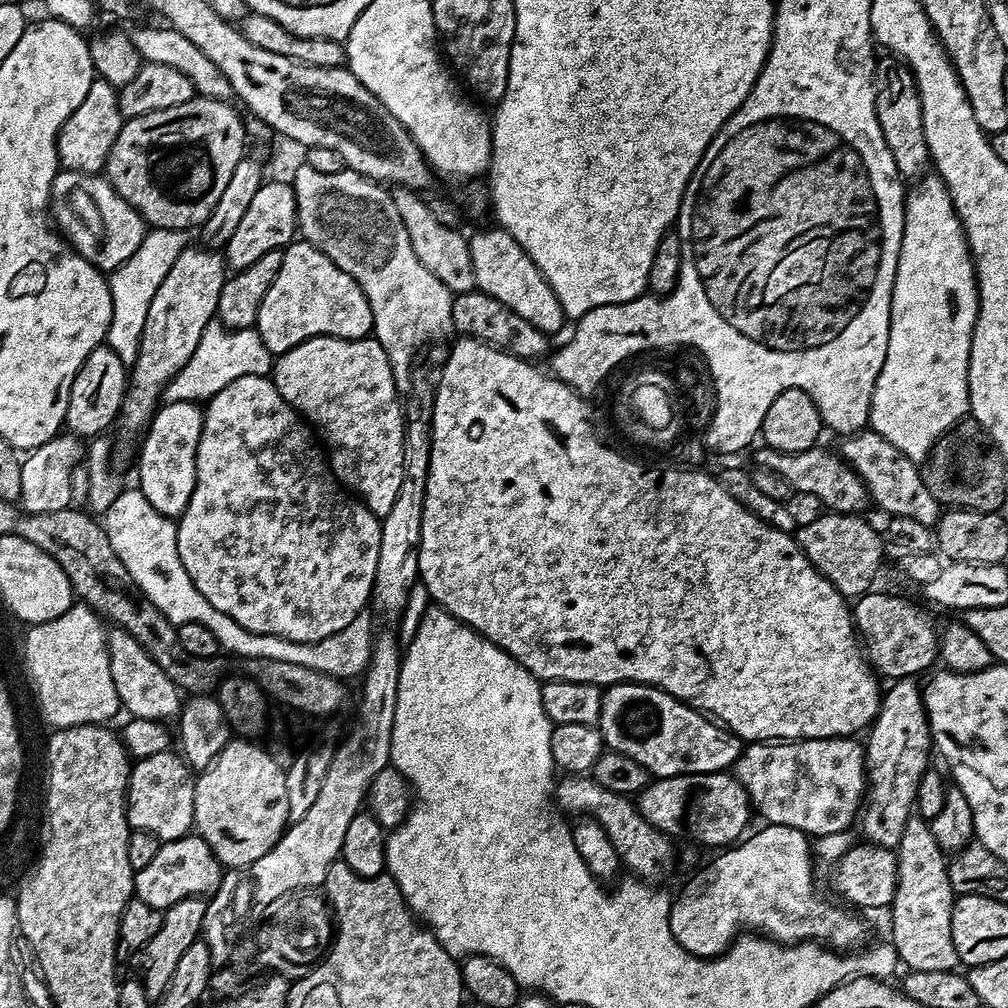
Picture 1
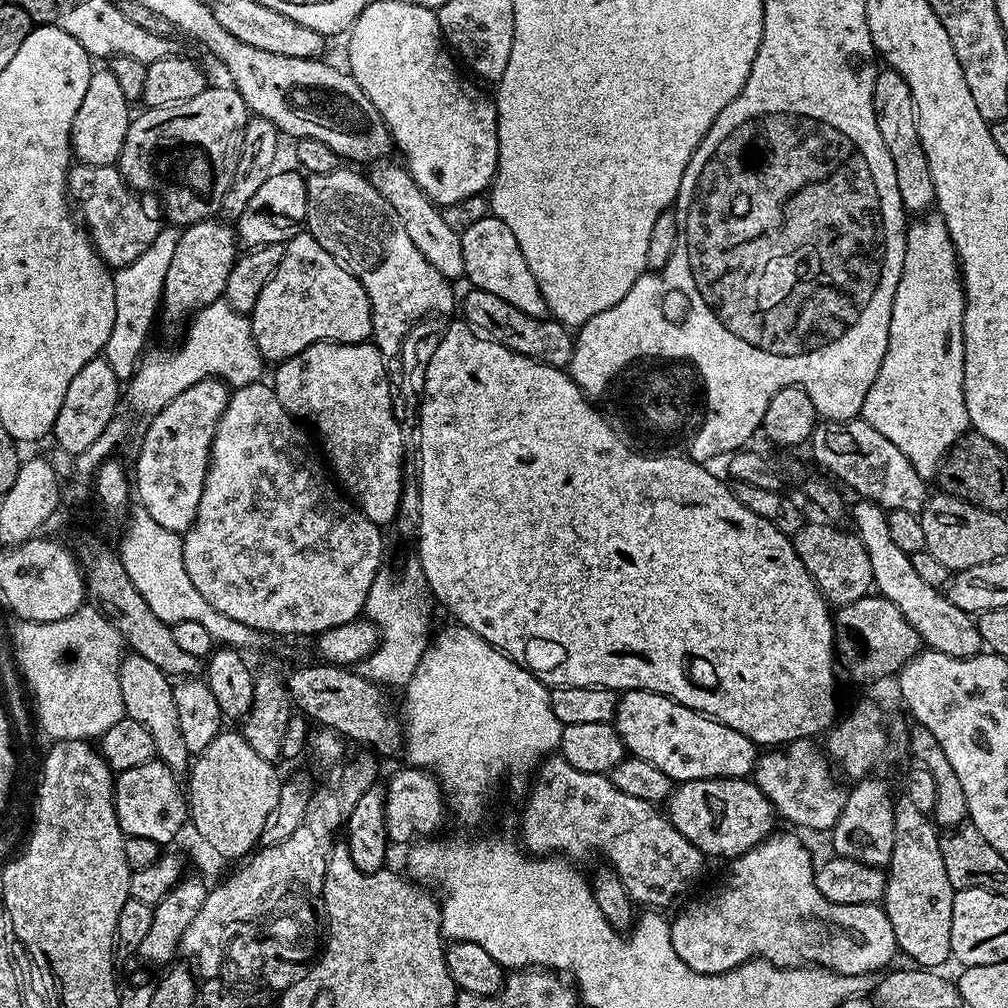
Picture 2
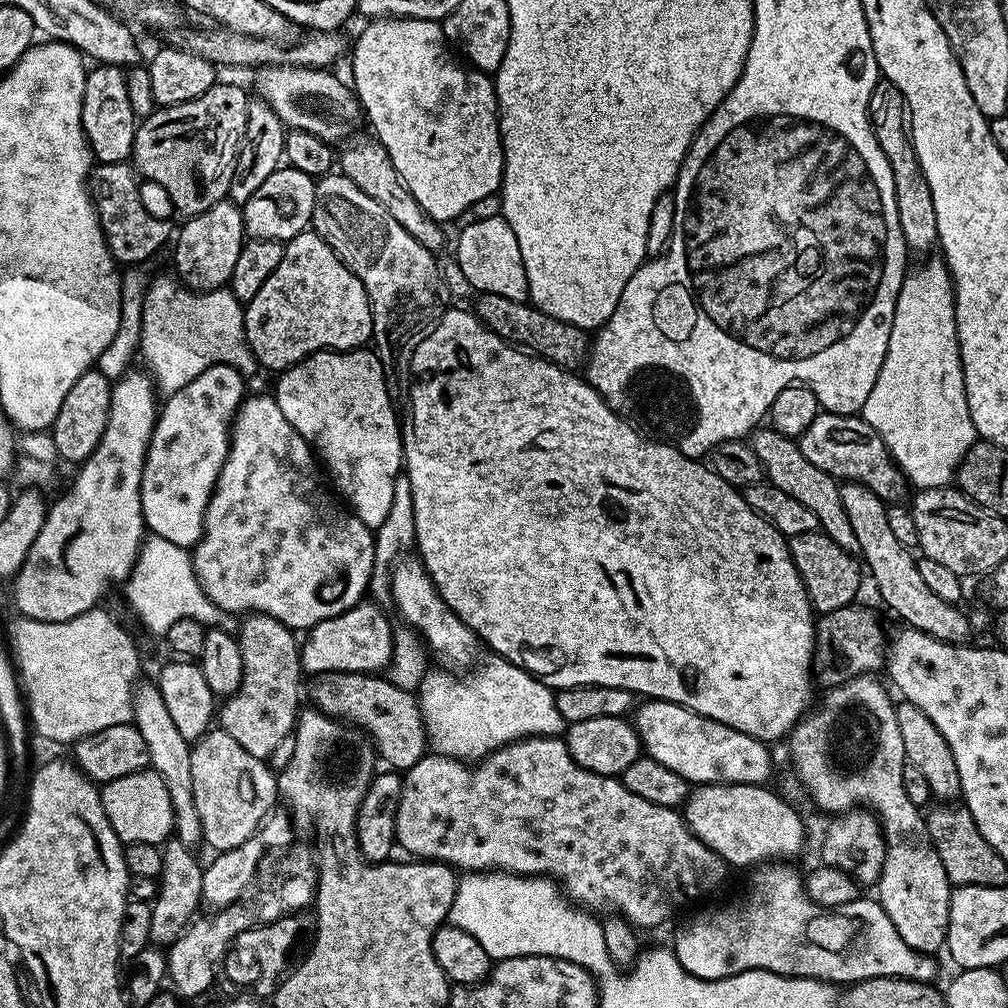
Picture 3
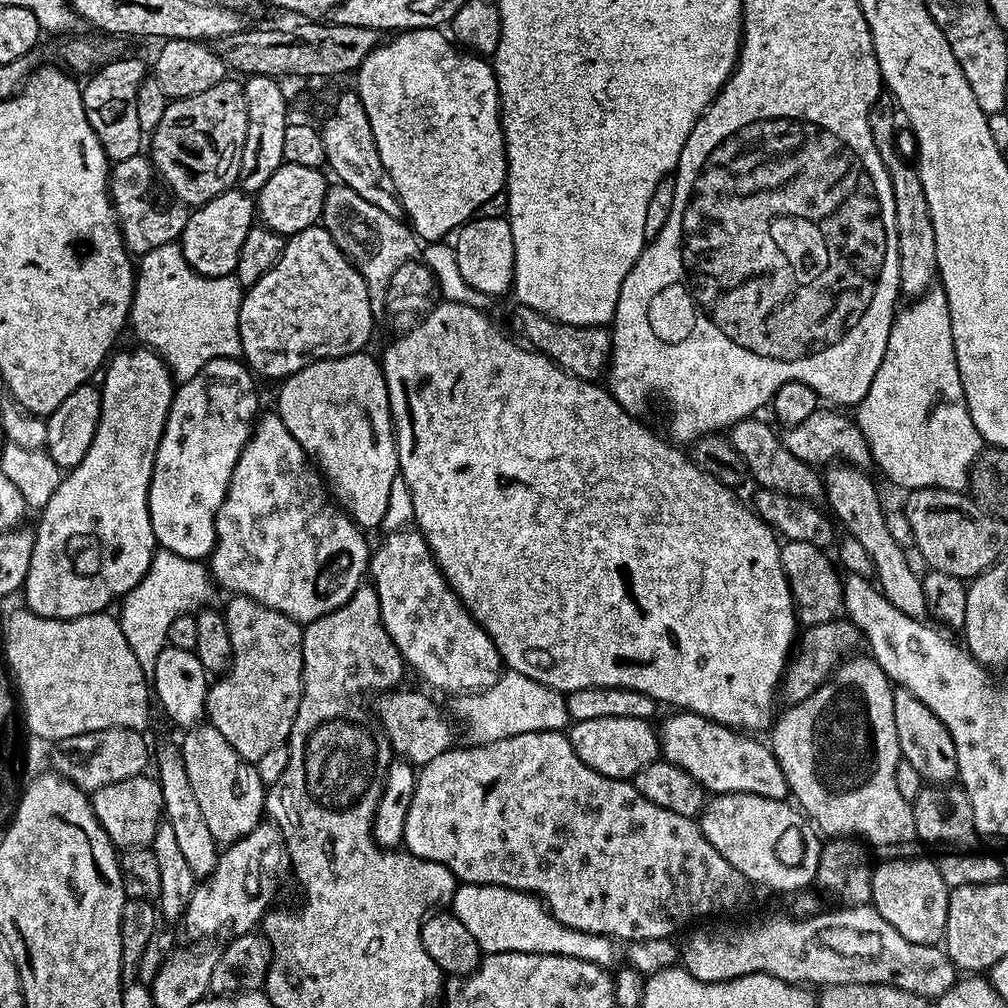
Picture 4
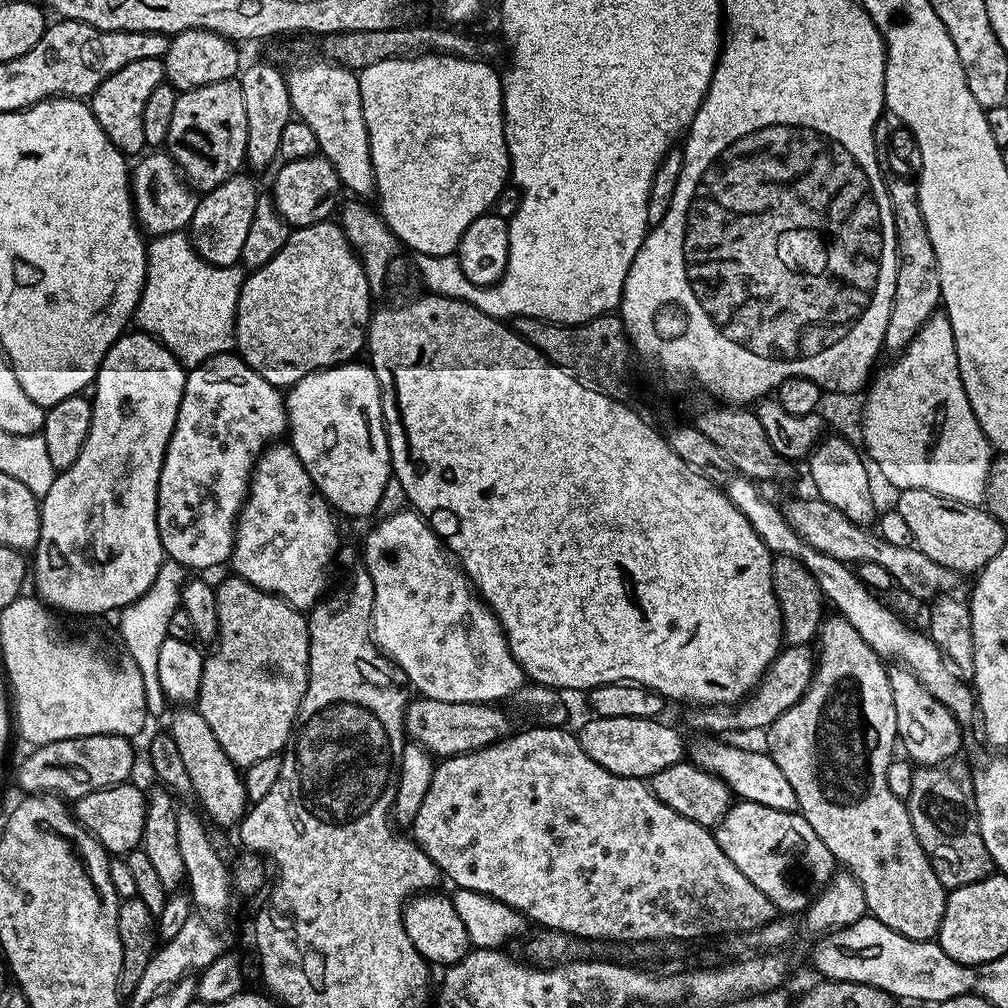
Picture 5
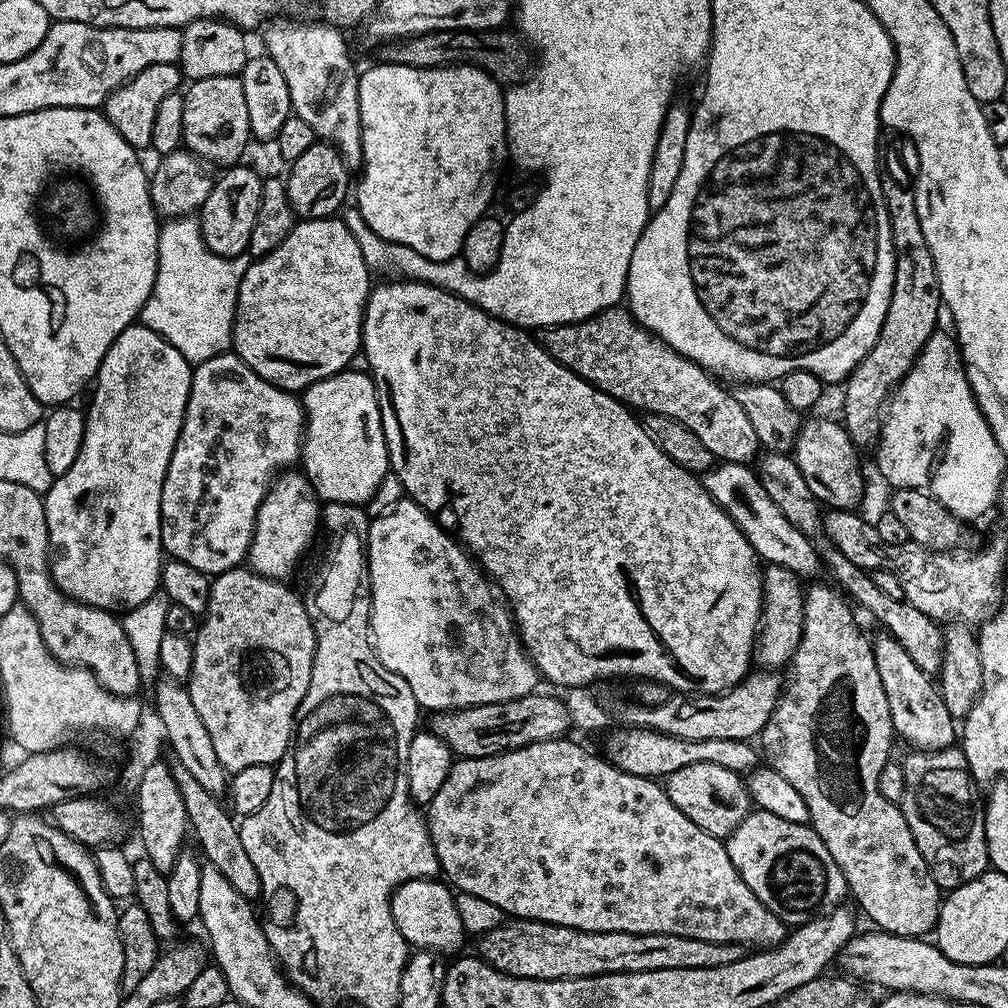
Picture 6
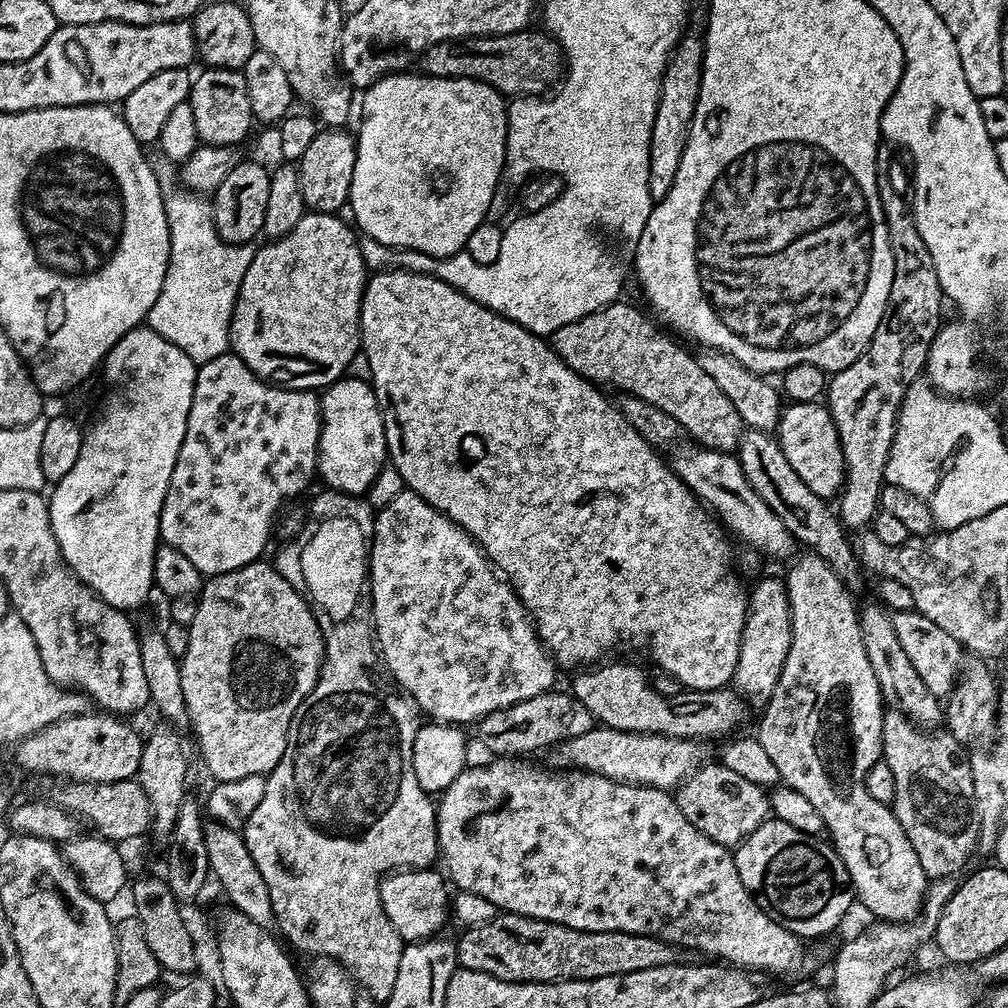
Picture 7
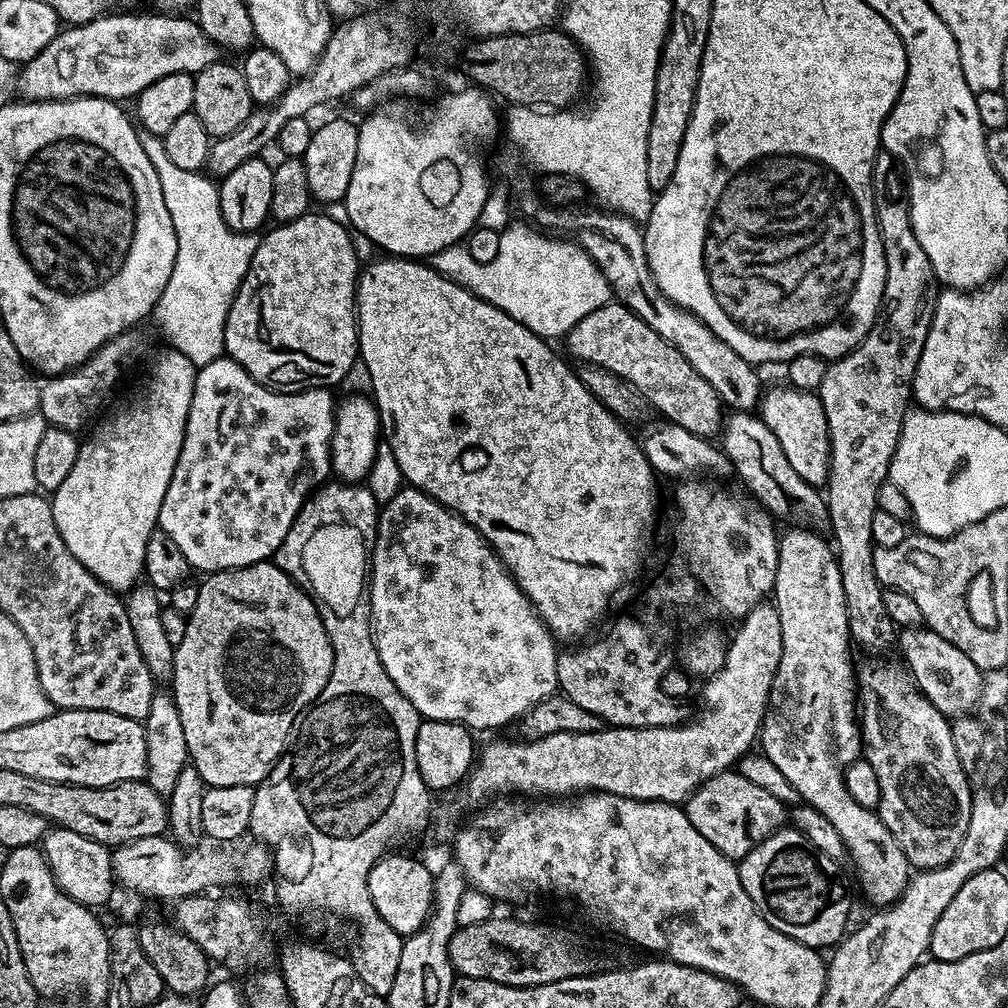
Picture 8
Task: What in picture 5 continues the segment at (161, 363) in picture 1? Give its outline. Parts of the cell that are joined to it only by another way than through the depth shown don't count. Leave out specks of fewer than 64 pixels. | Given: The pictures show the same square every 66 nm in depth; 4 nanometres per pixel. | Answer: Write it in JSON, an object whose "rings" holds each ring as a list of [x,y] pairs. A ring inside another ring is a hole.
{"rings":[[[244,175],[231,176],[217,188],[203,193],[196,201],[194,218],[190,225],[190,239],[198,255],[214,266],[240,264],[242,245],[246,242],[246,233],[250,231],[258,195],[255,182]]]}

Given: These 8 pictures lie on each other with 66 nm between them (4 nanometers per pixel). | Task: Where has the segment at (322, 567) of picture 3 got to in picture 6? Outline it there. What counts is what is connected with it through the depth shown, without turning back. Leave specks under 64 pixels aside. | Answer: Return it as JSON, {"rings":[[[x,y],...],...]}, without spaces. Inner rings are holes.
{"rings":[[[285,470],[276,477],[274,487],[264,496],[256,515],[256,529],[248,547],[247,567],[271,580],[287,581],[322,532],[322,501],[312,483],[300,470]]]}

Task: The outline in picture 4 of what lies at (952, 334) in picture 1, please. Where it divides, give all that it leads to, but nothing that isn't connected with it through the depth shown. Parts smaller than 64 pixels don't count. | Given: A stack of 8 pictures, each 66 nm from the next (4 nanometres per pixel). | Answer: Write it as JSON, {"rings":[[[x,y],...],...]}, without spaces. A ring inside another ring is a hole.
{"rings":[[[939,286],[929,288],[909,304],[912,304],[909,308],[901,307],[893,319],[882,366],[878,366],[878,374],[874,374],[866,398],[855,405],[854,419],[870,446],[875,467],[880,467],[898,487],[903,490],[945,488],[951,492],[964,492],[968,486],[968,471],[982,450],[982,441],[980,431],[970,418],[962,378],[958,374],[950,330],[950,306],[944,289]]]}

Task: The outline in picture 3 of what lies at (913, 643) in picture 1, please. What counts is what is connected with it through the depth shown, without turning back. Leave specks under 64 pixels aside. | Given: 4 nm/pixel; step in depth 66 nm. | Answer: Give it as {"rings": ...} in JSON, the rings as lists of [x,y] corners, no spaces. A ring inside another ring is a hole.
{"rings":[[[853,602],[842,606],[833,612],[825,612],[815,621],[816,647],[814,649],[814,672],[824,686],[844,684],[849,676],[863,676],[876,674],[886,664],[886,636],[884,640],[884,628],[880,620],[868,608],[859,608],[859,603]]]}

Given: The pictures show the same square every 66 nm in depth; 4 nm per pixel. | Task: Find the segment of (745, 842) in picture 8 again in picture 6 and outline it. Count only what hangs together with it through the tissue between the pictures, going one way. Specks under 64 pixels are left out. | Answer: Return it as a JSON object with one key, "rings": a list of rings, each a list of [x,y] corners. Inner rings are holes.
{"rings":[[[694,762],[693,765],[682,766],[681,769],[670,773],[662,784],[664,793],[706,834],[727,838],[730,833],[748,817],[750,797],[747,783],[741,773],[718,766],[710,762]]]}

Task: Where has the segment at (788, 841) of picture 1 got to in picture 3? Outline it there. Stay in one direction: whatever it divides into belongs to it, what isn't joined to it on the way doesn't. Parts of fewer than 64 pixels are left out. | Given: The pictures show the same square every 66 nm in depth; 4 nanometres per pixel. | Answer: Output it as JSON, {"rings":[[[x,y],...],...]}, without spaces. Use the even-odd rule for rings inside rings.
{"rings":[[[769,862],[762,864],[759,865],[751,875],[752,874],[753,876],[748,880],[748,893],[746,893],[737,904],[728,904],[725,908],[708,908],[705,912],[700,912],[697,916],[690,917],[689,920],[677,930],[676,937],[670,941],[670,947],[672,951],[676,953],[678,962],[690,974],[694,974],[703,980],[717,980],[718,978],[726,978],[734,974],[742,974],[746,970],[766,970],[767,972],[782,974],[783,976],[801,976],[802,978],[827,980],[829,984],[835,984],[837,986],[857,984],[859,980],[865,980],[866,978],[886,978],[887,976],[917,980],[918,982],[932,982],[937,979],[935,977],[937,957],[906,946],[906,942],[902,942],[902,934],[898,934],[898,930],[894,930],[894,922],[890,922],[890,918],[880,904],[879,899],[872,898],[872,900],[863,900],[863,898],[857,898],[846,902],[846,906],[823,908],[815,904],[804,892],[803,887],[801,887],[801,873],[796,873],[795,870],[792,869],[792,866],[789,866],[787,863]]]}

